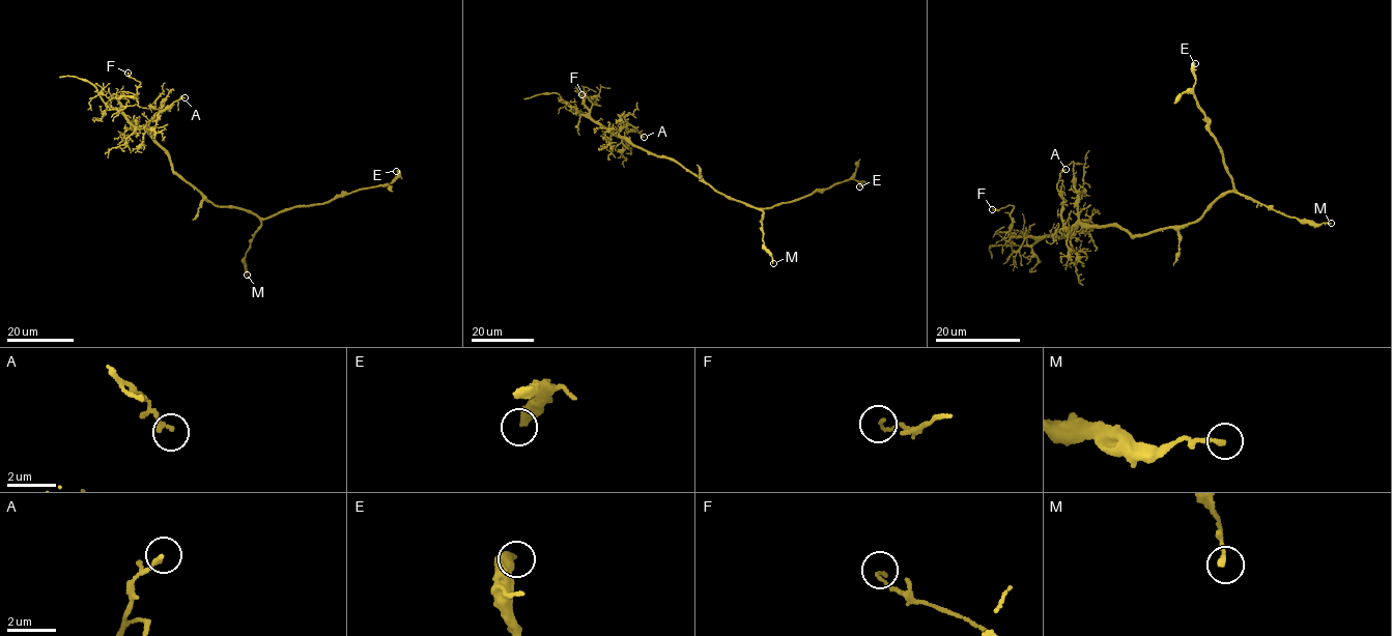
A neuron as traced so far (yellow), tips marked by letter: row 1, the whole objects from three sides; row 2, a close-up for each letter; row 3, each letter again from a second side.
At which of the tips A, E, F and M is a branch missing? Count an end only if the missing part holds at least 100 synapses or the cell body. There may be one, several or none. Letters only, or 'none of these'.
none of these

